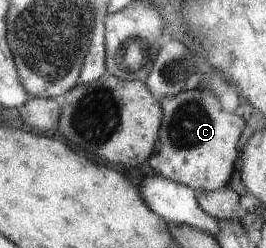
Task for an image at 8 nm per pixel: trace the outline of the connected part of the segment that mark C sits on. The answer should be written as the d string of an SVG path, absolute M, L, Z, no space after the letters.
M207 89L181 91L158 100L161 110L156 142L147 163L158 176L194 190L197 207L214 220L233 219L238 195L227 184L237 157L237 139L243 119L221 109L217 97Z

